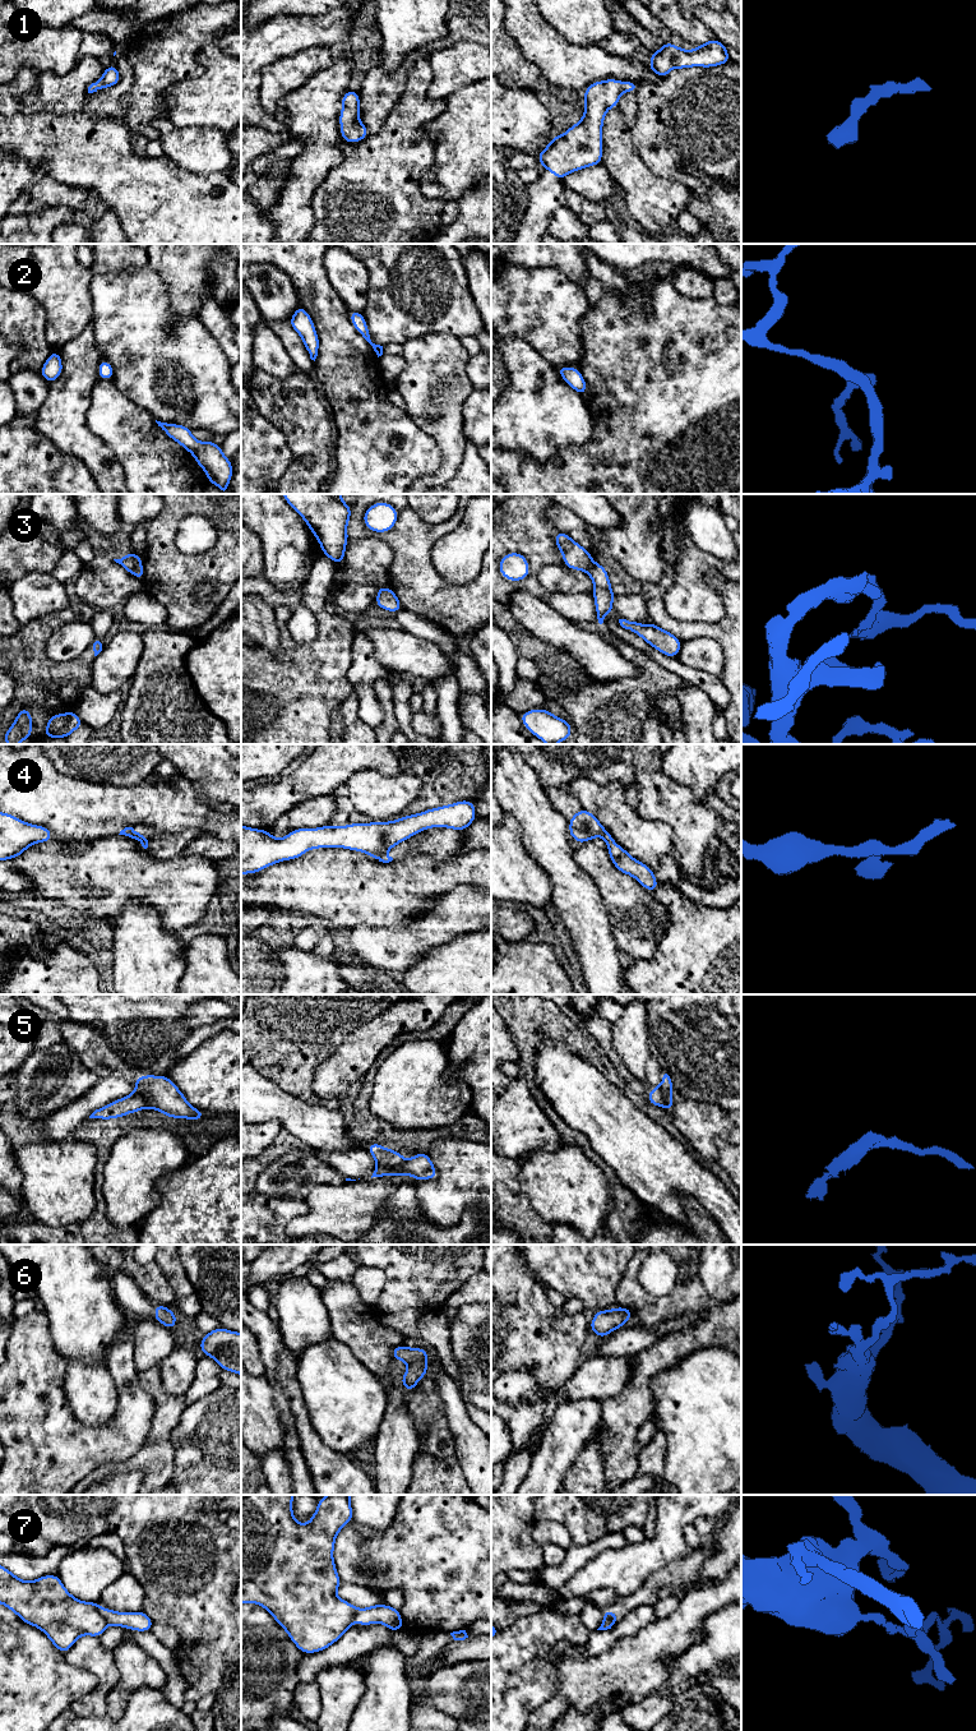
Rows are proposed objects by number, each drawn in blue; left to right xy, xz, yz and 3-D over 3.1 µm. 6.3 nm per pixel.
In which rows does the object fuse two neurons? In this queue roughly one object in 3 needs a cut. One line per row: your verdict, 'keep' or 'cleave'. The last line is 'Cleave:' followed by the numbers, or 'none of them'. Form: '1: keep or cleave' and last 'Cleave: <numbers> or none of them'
1: keep
2: keep
3: cleave
4: cleave
5: cleave
6: keep
7: cleave
Cleave: 3, 4, 5, 7

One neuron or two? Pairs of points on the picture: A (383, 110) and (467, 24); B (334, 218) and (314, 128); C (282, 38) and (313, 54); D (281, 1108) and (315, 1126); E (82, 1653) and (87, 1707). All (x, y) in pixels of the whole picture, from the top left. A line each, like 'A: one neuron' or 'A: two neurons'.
A: one neuron
B: two neurons
C: two neurons
D: one neuron
E: one neuron

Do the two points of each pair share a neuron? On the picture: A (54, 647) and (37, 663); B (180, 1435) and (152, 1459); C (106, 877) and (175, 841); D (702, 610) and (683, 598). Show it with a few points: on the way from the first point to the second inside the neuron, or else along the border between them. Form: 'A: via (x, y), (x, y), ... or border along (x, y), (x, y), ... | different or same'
A: border along (44, 649), (55, 660), (75, 659) | different
B: border along (183, 1413), (171, 1432), (174, 1449), (172, 1472) | different
C: border along (146, 849), (157, 858), (175, 858), (180, 854) | different
D: via (697, 605), (688, 599) | same

